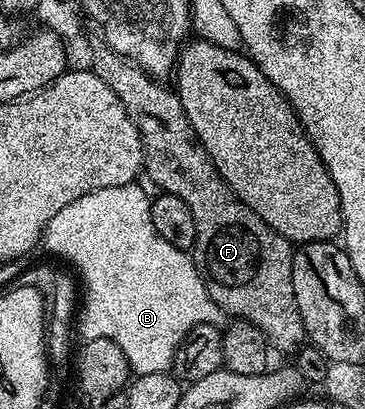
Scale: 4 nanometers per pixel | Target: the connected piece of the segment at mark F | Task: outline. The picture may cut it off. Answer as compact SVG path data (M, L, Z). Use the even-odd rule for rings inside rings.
M108 47L94 48L92 72L99 75L99 79L103 79L103 83L115 91L115 95L119 95L119 103L123 103L127 115L135 123L141 136L141 146L145 148L144 176L149 176L158 185L156 188L160 192L175 195L187 203L191 219L195 219L195 243L191 256L201 273L209 298L230 318L249 321L259 327L274 350L282 349L283 352L292 354L301 349L307 338L303 319L299 315L299 303L295 303L295 283L291 283L294 246L286 237L263 223L255 211L248 209L234 195L201 146L201 140L195 135L183 111L183 103L172 88L167 89L158 78L147 75L128 57L120 57Z

